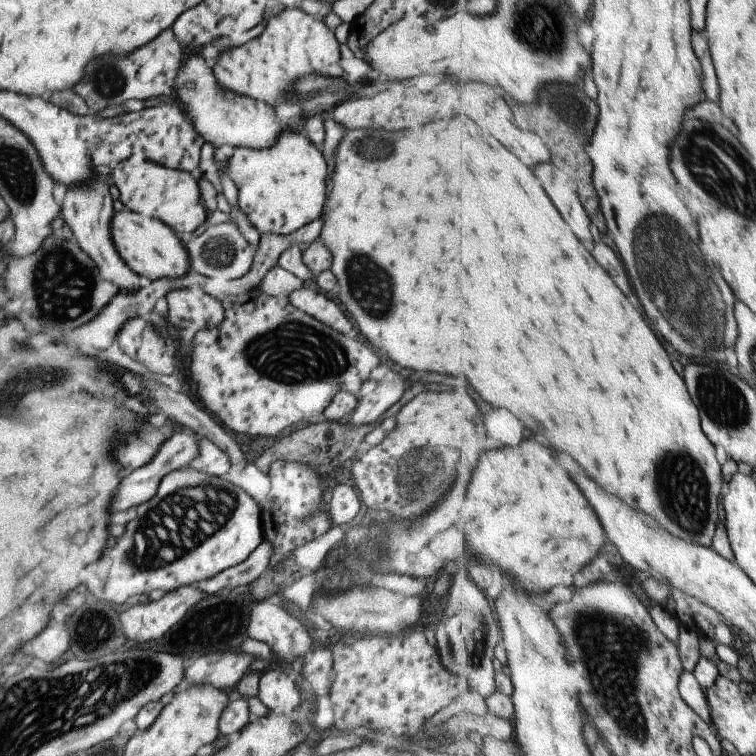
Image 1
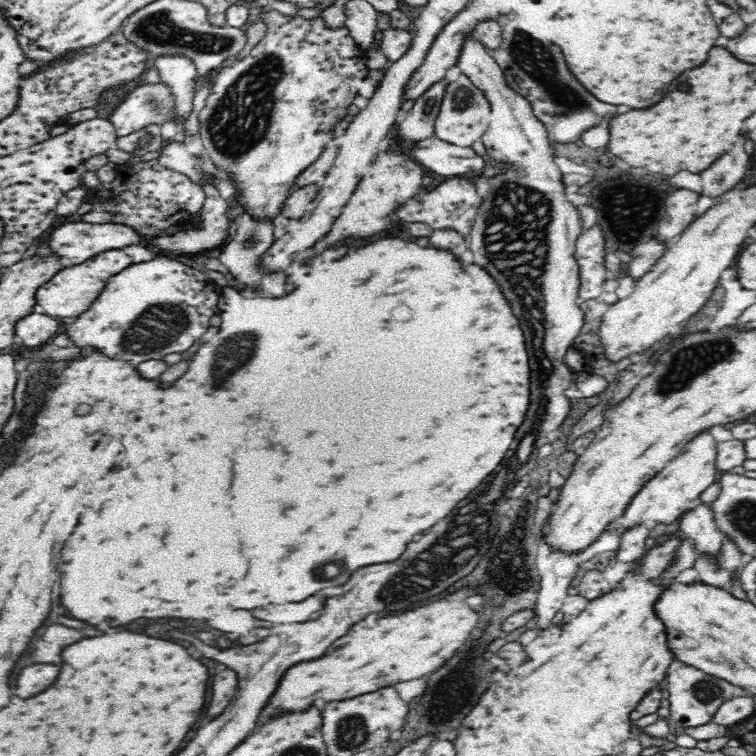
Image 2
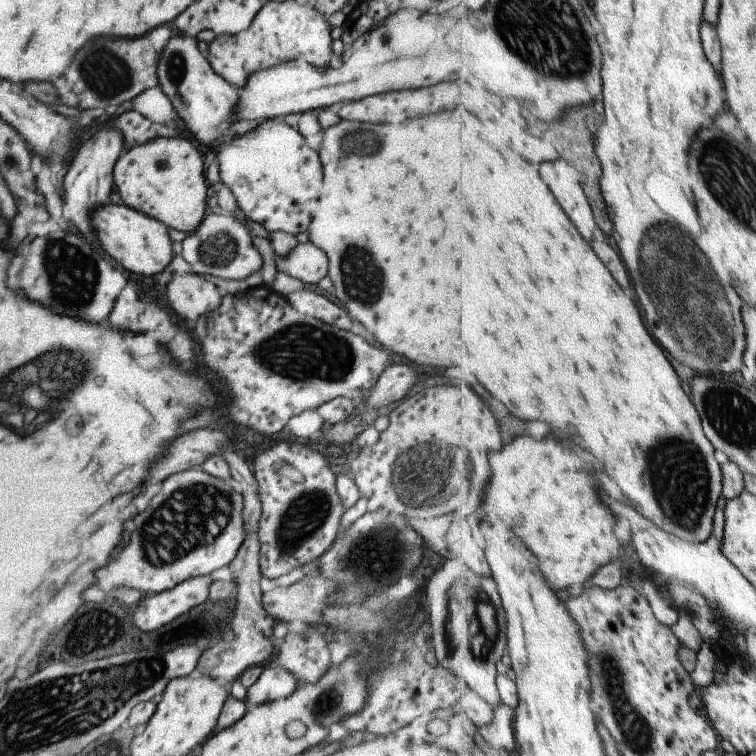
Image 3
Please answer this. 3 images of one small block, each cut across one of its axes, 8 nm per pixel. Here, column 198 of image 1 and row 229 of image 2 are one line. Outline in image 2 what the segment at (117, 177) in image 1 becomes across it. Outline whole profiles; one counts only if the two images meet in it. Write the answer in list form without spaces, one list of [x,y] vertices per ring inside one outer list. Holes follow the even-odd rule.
[[[210,173],[204,174],[202,189],[206,193],[204,208],[200,210],[200,228],[192,228],[178,235],[158,235],[152,244],[162,250],[161,254],[172,251],[175,256],[196,256],[206,250],[219,249],[228,238],[228,208],[229,202],[220,196],[220,192],[212,186],[213,178]]]

